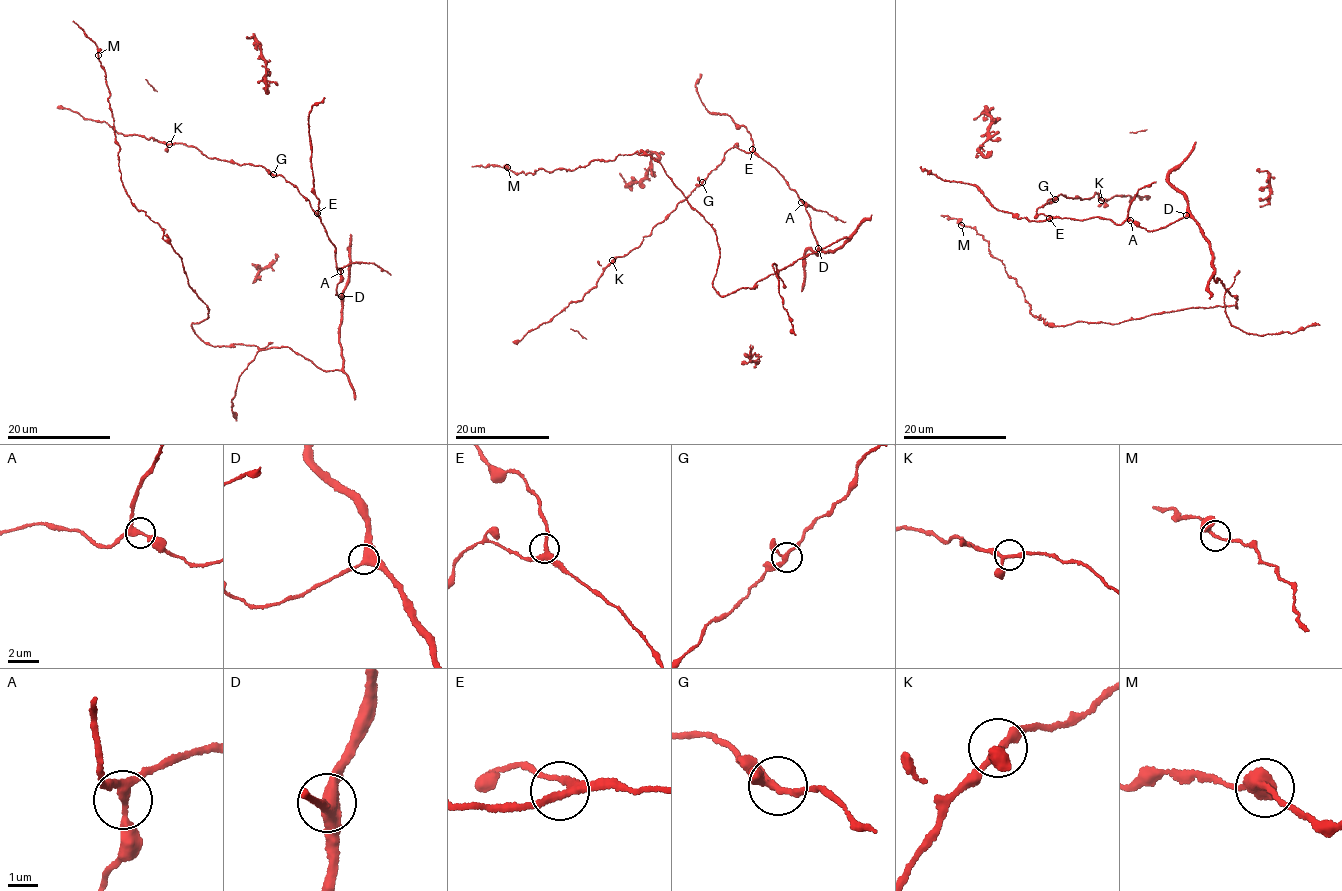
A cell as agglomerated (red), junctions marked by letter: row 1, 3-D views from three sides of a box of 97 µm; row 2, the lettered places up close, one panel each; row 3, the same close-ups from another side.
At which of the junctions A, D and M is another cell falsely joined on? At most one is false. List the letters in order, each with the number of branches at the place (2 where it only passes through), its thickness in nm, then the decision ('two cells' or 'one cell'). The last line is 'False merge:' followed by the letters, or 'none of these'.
A: 3 | 240 nm | one cell
D: 3 | 380 nm | one cell
M: 3 | 280 nm | one cell
False merge: none of these

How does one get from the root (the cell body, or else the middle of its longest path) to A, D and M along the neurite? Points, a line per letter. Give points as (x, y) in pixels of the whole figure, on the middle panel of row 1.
A: (836, 241), (849, 237), (832, 253), (818, 249), (809, 215), (802, 202)
D: (836, 241), (849, 237), (832, 253), (818, 248)
M: (836, 241), (722, 296), (712, 285), (720, 256), (715, 231), (649, 155), (533, 174), (507, 167)

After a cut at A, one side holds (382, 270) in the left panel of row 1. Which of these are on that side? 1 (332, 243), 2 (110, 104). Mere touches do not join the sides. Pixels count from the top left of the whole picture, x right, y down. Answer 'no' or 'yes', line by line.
1: yes
2: no

